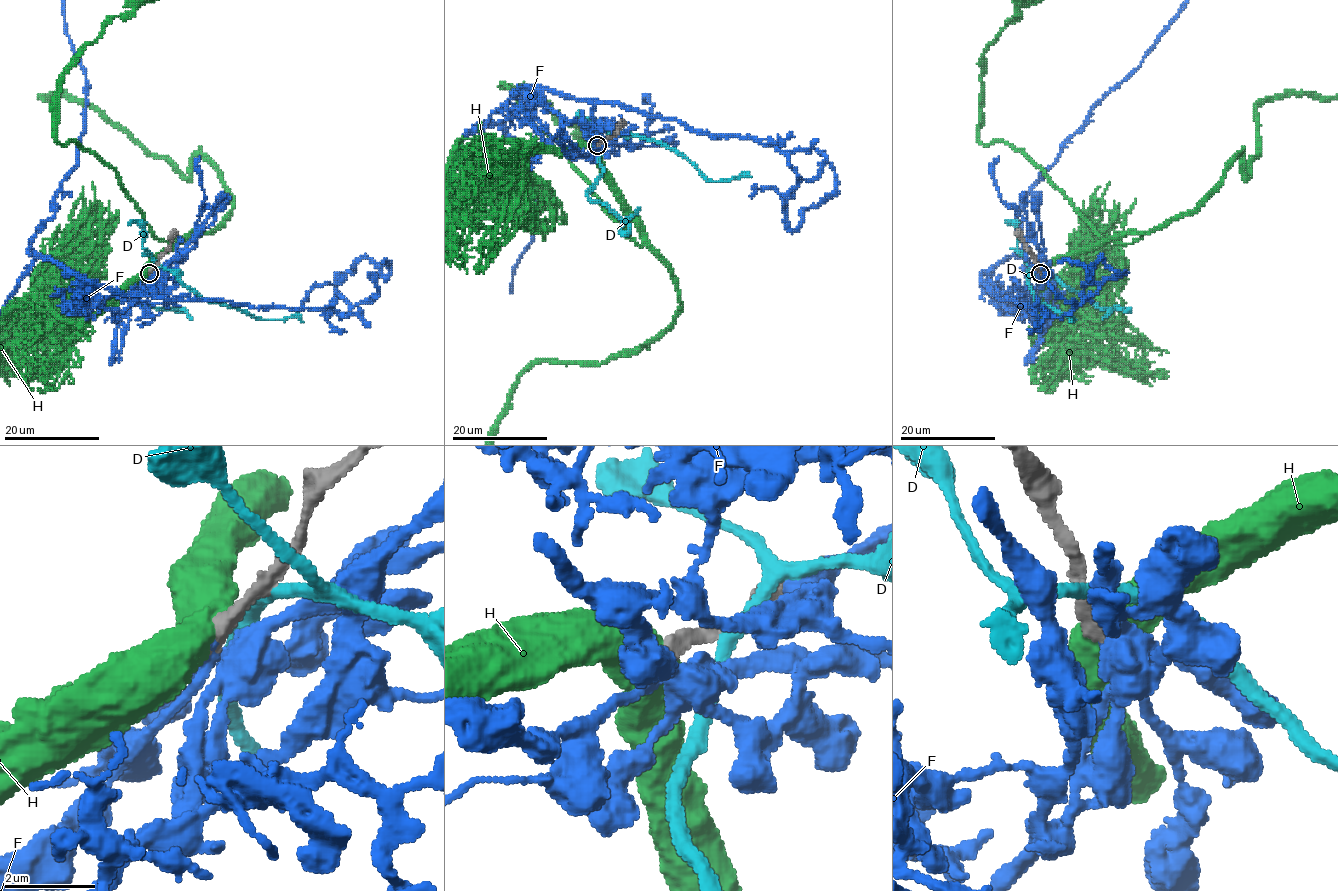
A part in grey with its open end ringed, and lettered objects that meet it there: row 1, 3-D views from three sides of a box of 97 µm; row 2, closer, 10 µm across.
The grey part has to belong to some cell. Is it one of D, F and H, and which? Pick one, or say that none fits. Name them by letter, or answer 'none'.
F

